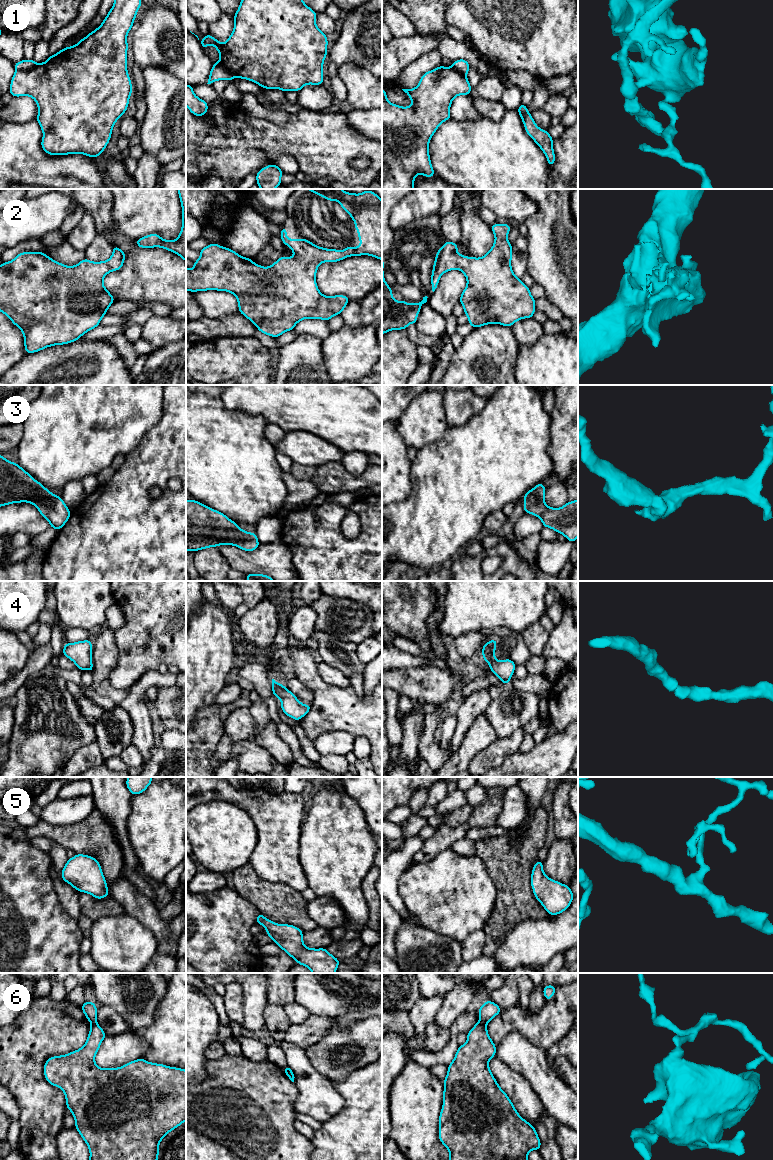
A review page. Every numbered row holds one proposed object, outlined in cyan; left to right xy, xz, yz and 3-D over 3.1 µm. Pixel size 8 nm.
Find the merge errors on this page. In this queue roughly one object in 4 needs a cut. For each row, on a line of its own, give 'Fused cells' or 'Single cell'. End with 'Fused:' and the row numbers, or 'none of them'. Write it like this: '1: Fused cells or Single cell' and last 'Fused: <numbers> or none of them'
1: Fused cells
2: Single cell
3: Single cell
4: Single cell
5: Single cell
6: Fused cells
Fused: 1, 6

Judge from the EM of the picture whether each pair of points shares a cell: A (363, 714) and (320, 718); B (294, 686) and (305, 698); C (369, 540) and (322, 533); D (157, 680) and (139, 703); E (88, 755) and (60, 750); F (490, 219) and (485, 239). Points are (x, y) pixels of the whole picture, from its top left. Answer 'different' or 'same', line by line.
A: same
B: same
C: same
D: same
E: different
F: different

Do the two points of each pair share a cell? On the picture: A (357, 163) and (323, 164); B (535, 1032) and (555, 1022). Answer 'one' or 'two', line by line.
A: two
B: one

